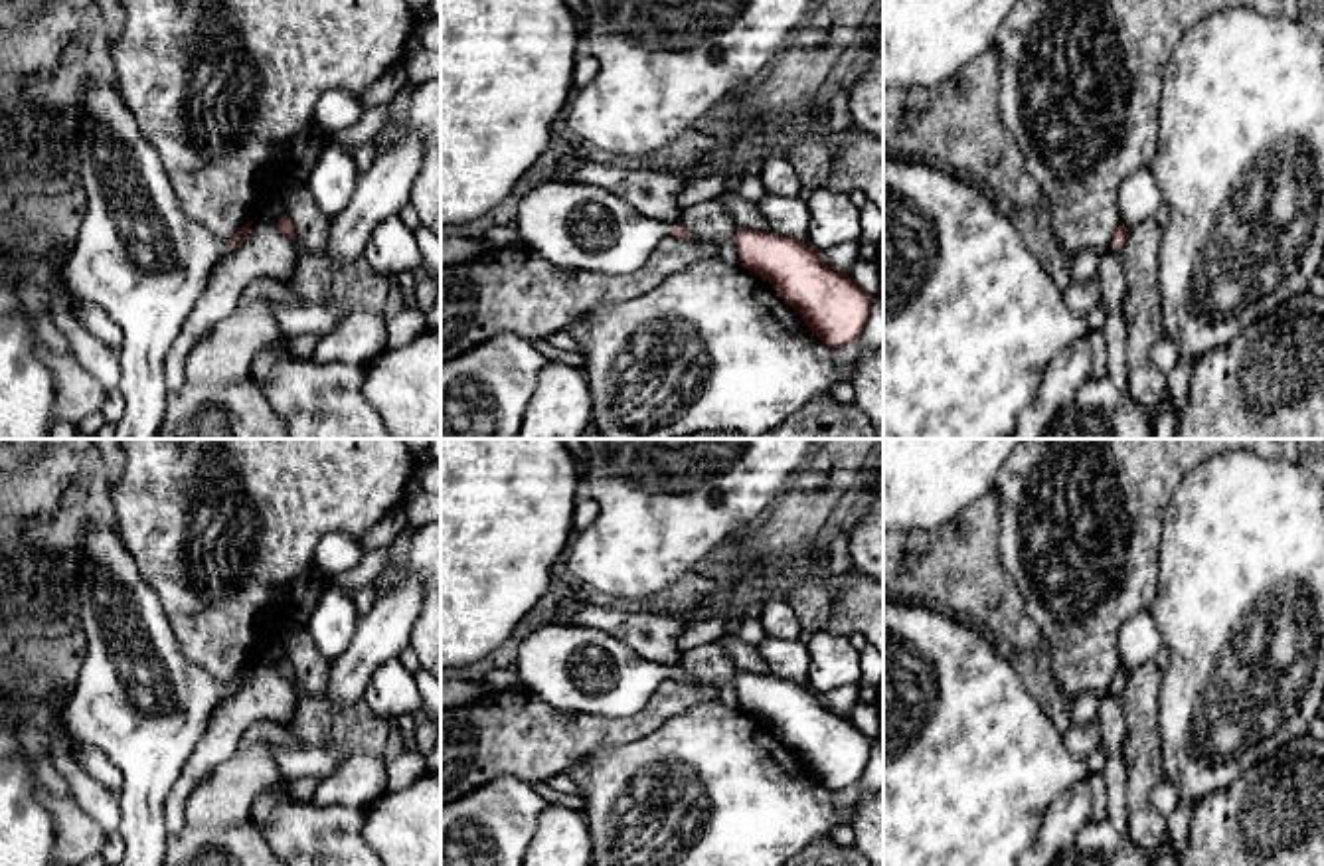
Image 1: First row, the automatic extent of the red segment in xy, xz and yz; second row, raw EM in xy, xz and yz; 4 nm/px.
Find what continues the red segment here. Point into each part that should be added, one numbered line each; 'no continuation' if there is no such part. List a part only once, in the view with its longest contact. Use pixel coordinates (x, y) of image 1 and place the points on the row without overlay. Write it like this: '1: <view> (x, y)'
1: xz (574, 669)

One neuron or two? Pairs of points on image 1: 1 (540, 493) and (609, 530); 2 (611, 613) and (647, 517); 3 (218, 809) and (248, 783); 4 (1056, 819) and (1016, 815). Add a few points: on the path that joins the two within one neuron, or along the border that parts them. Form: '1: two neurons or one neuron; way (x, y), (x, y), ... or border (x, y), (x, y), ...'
1: two neurons; border (574, 534), (564, 554)
2: two neurons; border (609, 600), (621, 606), (635, 606)
3: one neuron; way (226, 801), (240, 787)
4: two neurons; border (1074, 783), (1050, 805), (1032, 845)

